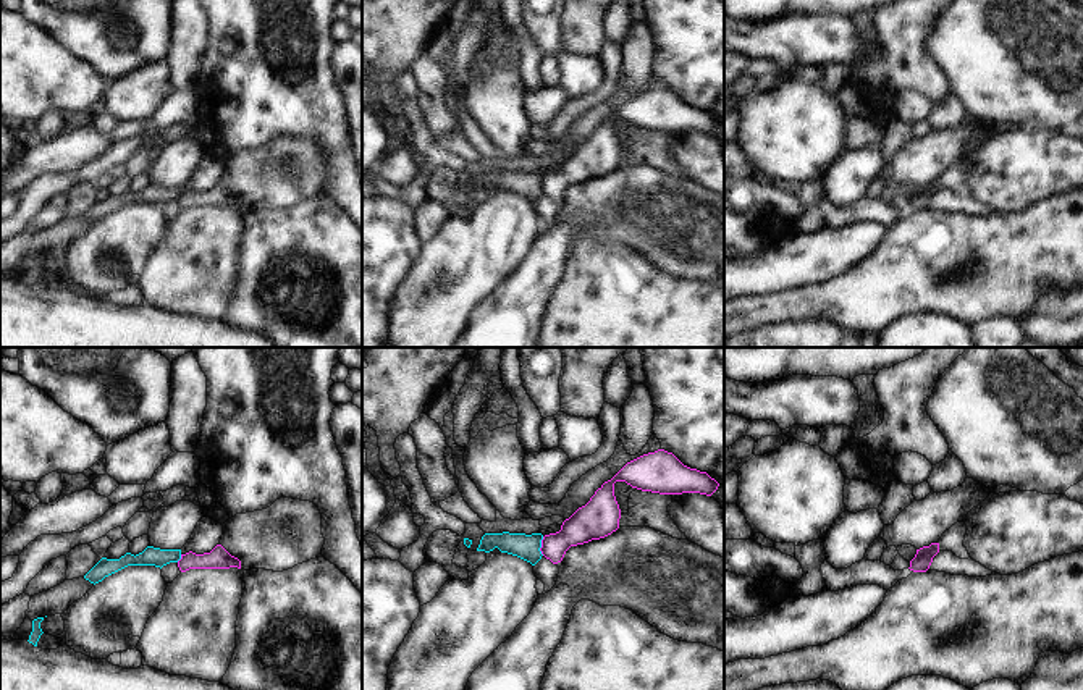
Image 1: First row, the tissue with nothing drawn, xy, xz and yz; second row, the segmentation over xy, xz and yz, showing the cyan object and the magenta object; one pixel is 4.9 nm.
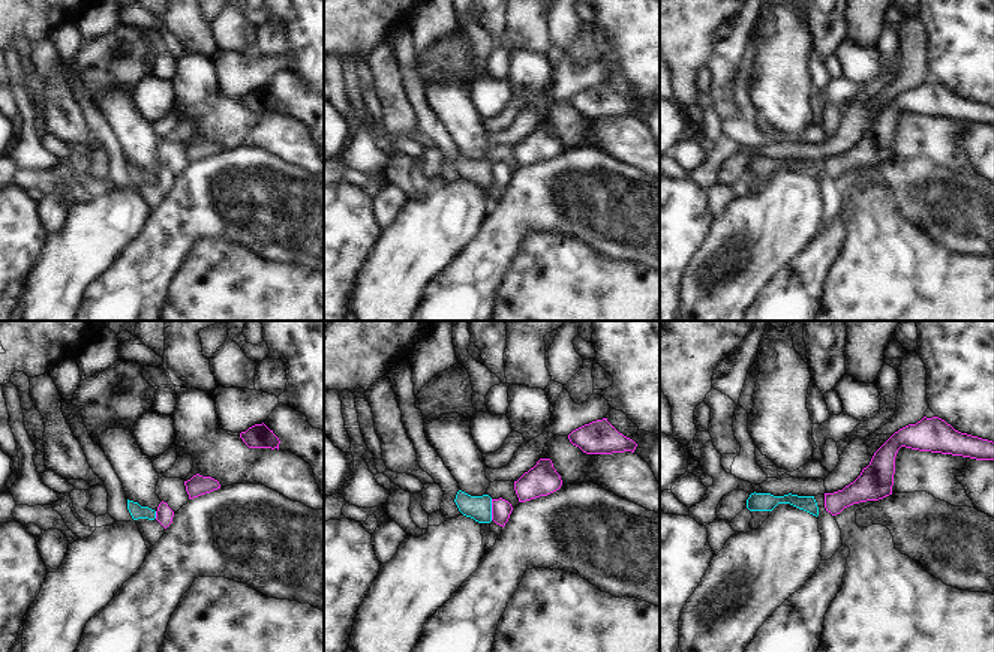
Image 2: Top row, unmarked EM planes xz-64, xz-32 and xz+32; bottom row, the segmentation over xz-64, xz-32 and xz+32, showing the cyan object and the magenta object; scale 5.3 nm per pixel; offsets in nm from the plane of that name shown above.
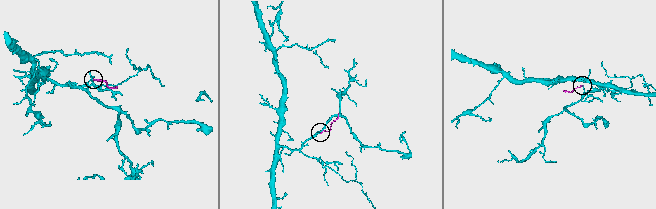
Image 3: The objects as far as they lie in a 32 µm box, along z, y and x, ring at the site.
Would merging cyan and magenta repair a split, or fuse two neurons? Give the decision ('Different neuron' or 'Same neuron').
Different neuron

